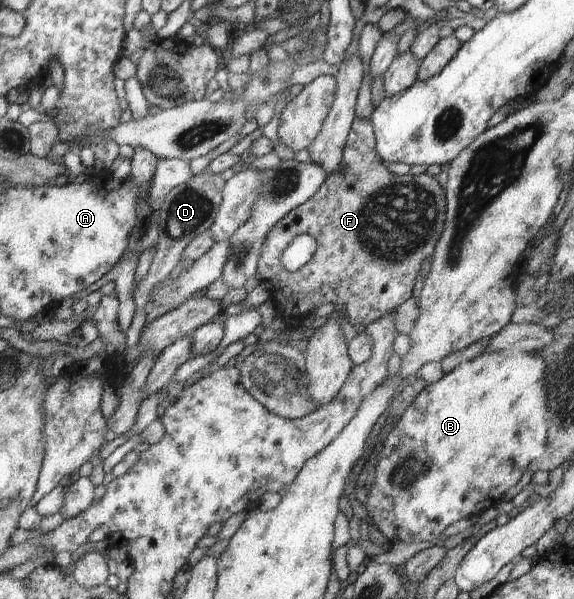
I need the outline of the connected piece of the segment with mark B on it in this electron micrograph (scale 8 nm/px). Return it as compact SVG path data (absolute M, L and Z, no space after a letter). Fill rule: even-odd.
M495 350L484 352L479 356L457 365L449 374L445 374L439 381L427 385L411 402L411 406L401 414L399 422L395 424L385 440L383 449L379 452L375 468L375 481L369 488L366 510L369 521L387 538L390 546L405 545L410 542L438 539L447 526L453 522L470 516L480 515L488 508L493 508L505 498L505 492L521 480L527 466L536 458L544 454L547 448L547 431L549 430L551 414L547 408L547 382L545 382L545 360L538 351L521 352L521 350Z

